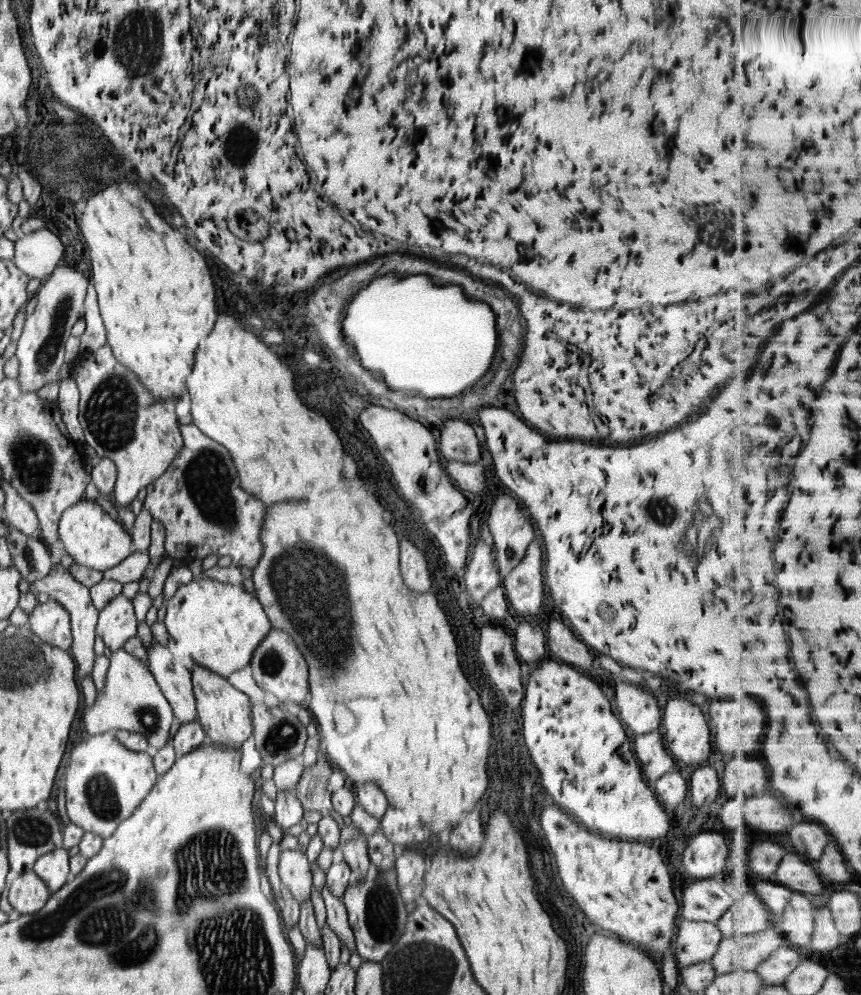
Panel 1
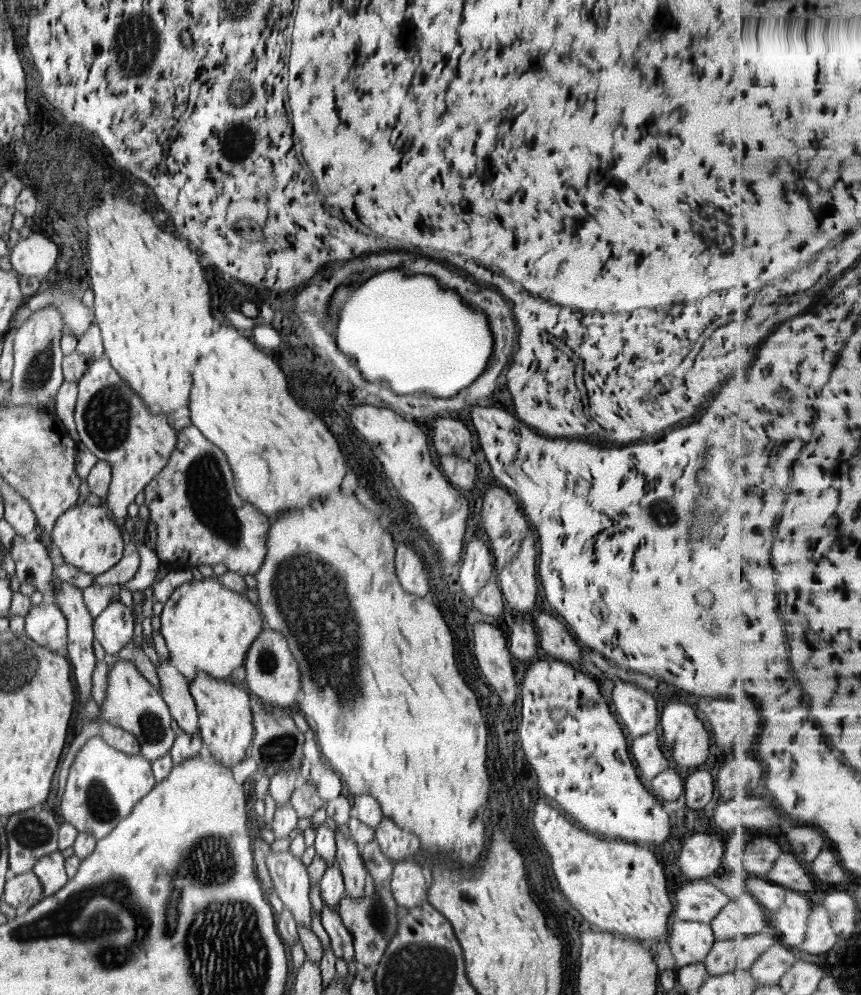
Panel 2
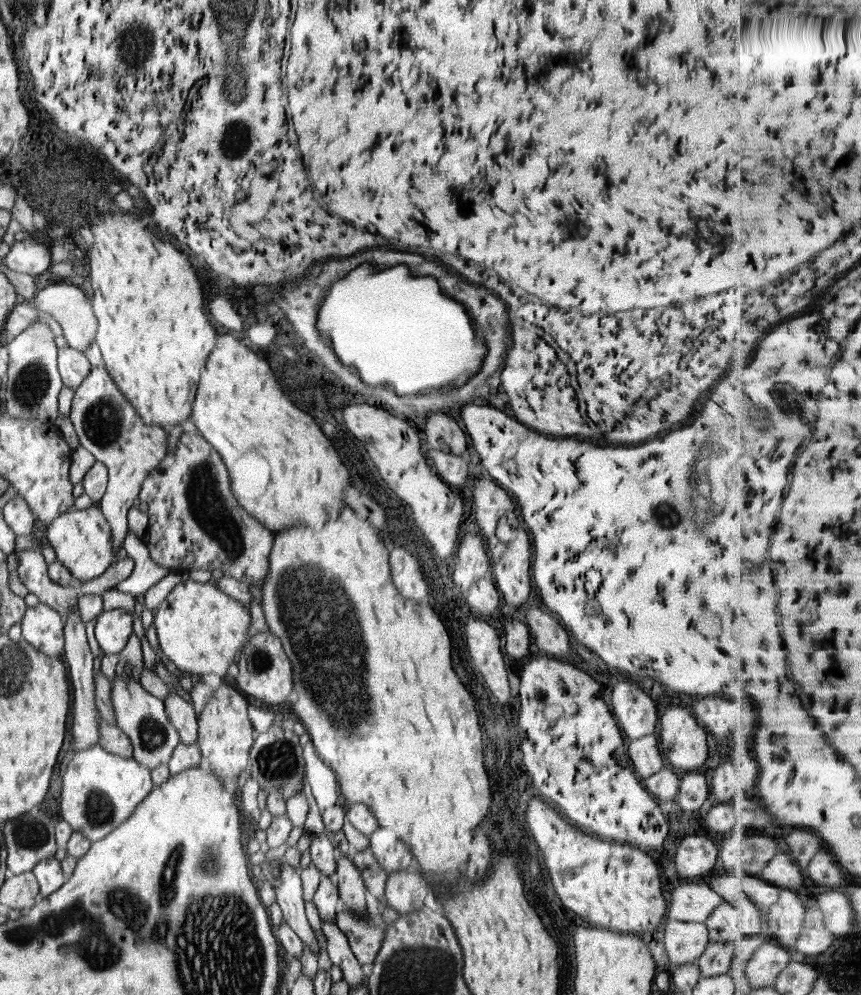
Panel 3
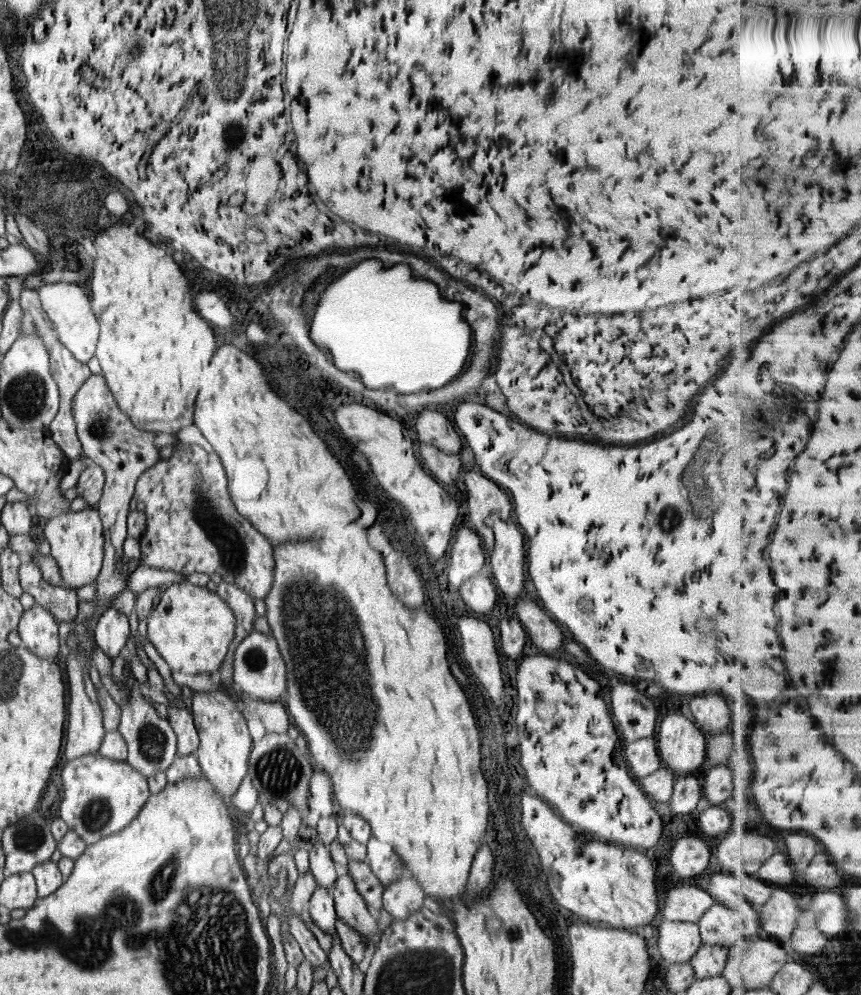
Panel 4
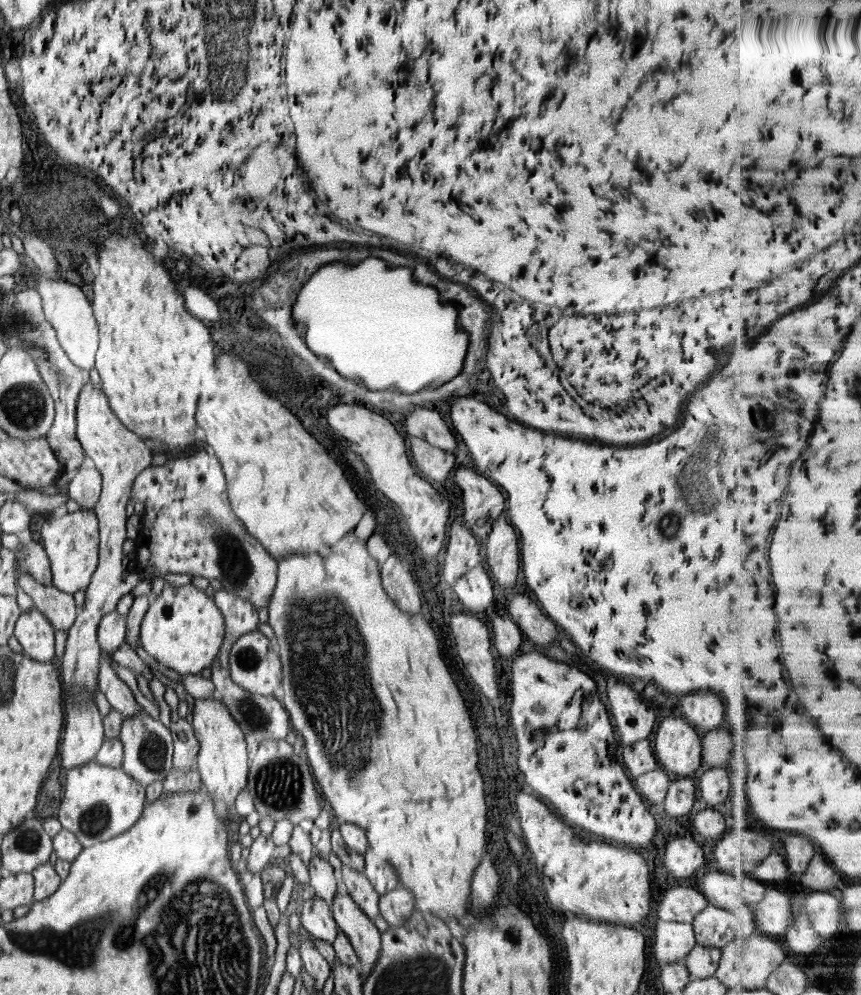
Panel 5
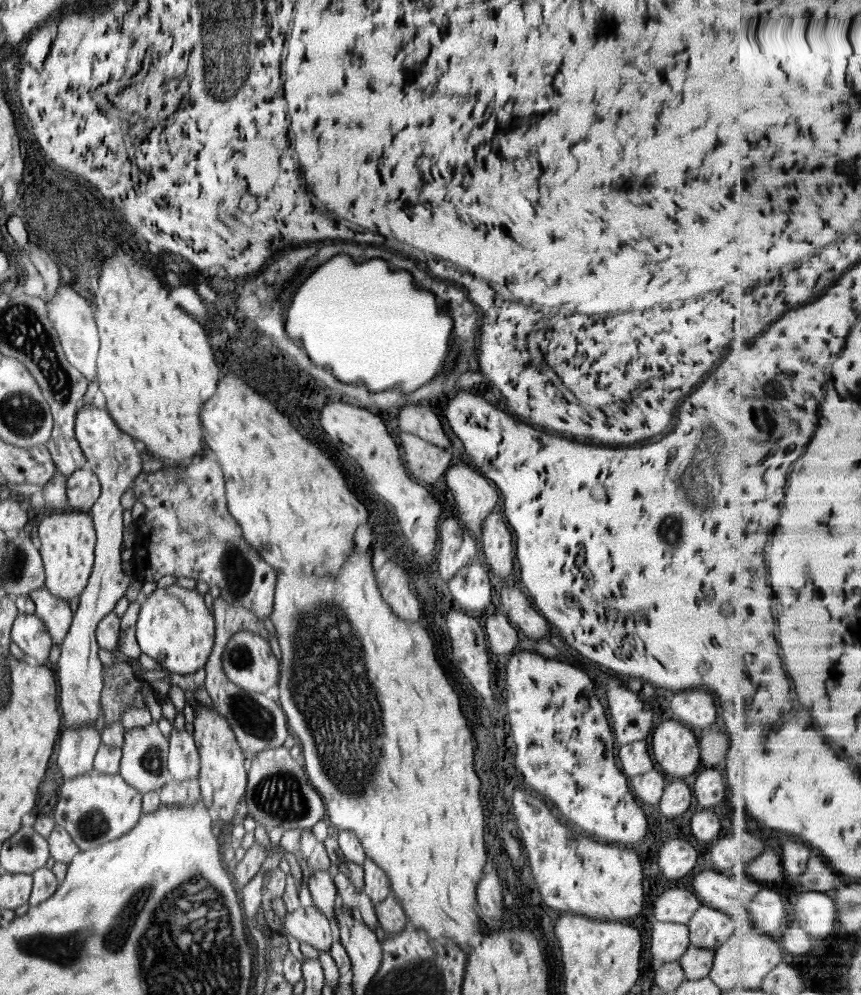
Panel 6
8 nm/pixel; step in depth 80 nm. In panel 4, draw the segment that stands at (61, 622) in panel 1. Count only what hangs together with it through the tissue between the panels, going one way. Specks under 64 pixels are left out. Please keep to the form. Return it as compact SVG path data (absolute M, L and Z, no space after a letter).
M35 602L24 610L16 629L29 651L37 657L56 660L60 652L59 623L52 613Z

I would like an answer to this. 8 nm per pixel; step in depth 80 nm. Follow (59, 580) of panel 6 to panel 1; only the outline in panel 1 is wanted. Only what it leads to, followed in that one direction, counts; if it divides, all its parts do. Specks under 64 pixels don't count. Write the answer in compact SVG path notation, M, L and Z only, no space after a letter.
M85 497L62 513L58 532L65 551L72 556L74 562L92 570L104 572L114 568L132 554L131 533L124 529L123 524L112 518L110 513L104 511L104 507Z

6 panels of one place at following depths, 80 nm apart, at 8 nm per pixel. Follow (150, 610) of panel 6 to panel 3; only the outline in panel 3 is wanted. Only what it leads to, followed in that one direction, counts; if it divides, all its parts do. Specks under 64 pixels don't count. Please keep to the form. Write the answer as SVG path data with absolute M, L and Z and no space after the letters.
M193 579L177 584L158 607L153 618L159 646L181 672L179 680L189 693L193 675L226 675L230 664L238 659L239 652L250 631L250 609L238 600L224 594L217 586Z

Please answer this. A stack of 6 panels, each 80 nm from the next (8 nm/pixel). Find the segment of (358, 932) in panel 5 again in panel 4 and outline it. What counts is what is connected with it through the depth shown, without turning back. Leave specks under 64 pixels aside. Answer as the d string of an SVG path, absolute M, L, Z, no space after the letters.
M346 869L339 870L341 870L341 875L337 877L330 890L337 915L351 929L358 931L365 938L365 943L370 946L378 932L376 921L368 913L367 904L356 890L352 875Z

